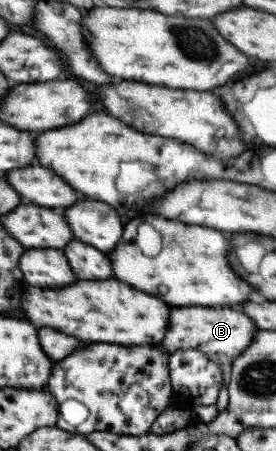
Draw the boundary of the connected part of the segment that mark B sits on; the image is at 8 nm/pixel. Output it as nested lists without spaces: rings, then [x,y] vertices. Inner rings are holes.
[[[172,308],[170,322],[156,346],[166,349],[168,355],[178,349],[196,350],[208,357],[208,360],[226,365],[248,348],[250,340],[255,335],[254,330],[254,324],[244,314],[230,308]]]

